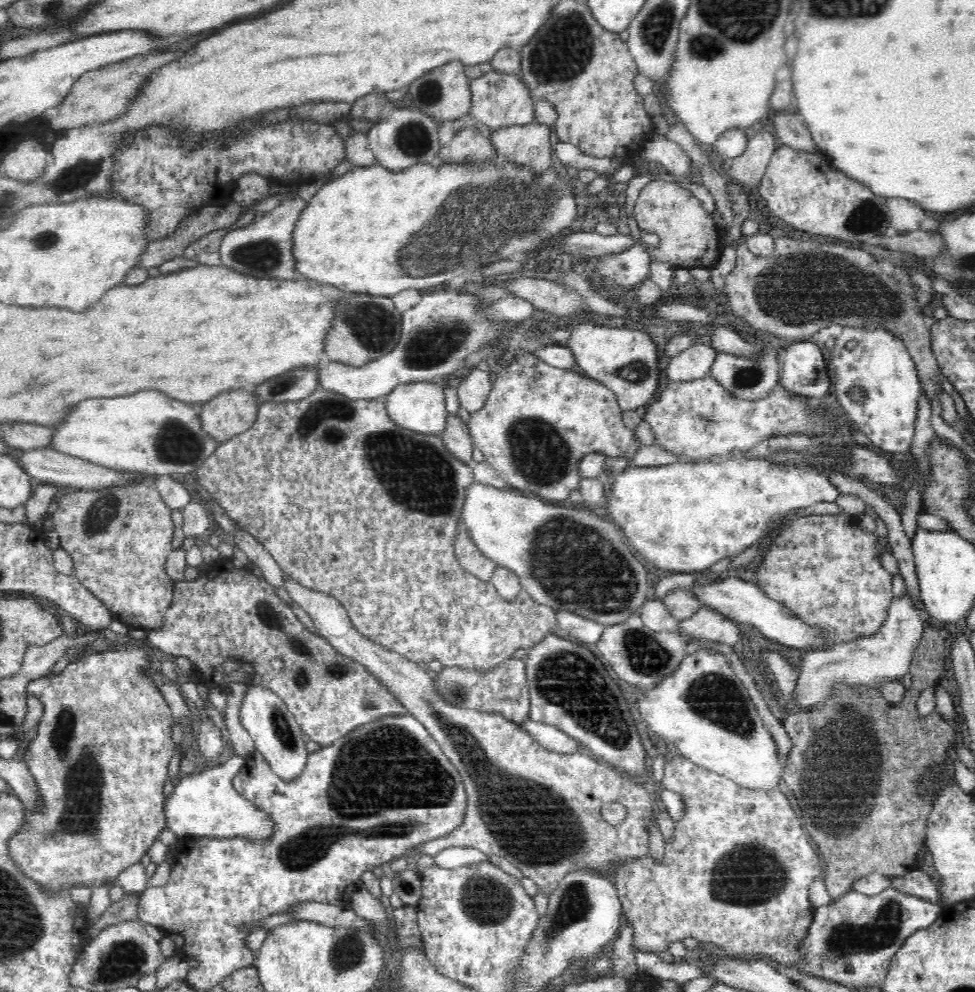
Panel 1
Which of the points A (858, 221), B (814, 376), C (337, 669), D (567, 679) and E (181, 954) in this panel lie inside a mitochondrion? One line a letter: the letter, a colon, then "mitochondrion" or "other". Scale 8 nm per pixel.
A: mitochondrion
B: mitochondrion
C: mitochondrion
D: mitochondrion
E: other

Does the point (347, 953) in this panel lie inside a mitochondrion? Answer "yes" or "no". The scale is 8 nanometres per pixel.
yes

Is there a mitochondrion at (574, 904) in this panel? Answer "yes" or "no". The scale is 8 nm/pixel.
yes

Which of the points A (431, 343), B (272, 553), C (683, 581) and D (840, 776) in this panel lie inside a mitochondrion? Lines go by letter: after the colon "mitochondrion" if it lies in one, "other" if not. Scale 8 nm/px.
A: mitochondrion
B: other
C: other
D: mitochondrion

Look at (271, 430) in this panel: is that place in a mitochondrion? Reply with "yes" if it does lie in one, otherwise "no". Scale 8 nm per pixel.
no

